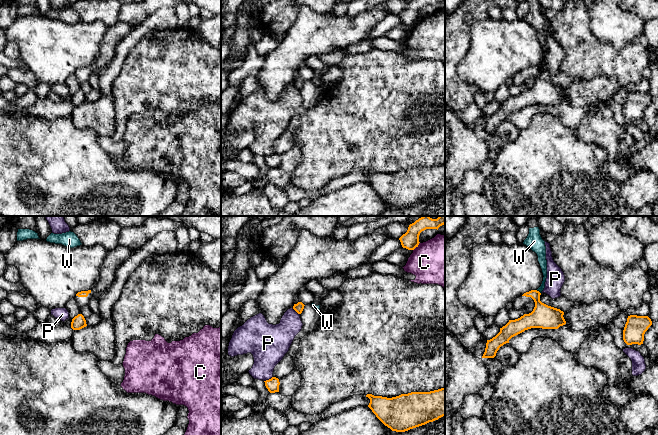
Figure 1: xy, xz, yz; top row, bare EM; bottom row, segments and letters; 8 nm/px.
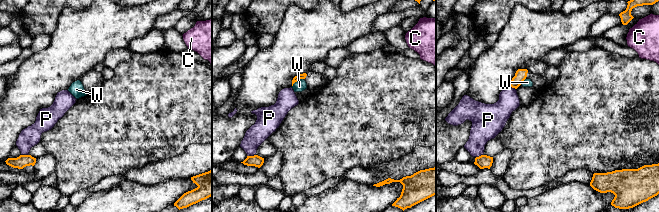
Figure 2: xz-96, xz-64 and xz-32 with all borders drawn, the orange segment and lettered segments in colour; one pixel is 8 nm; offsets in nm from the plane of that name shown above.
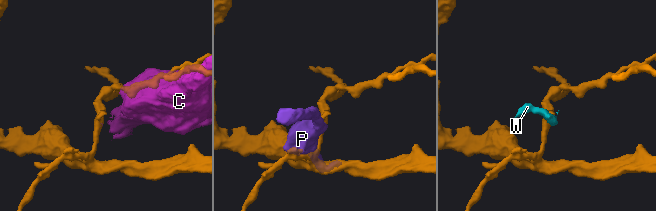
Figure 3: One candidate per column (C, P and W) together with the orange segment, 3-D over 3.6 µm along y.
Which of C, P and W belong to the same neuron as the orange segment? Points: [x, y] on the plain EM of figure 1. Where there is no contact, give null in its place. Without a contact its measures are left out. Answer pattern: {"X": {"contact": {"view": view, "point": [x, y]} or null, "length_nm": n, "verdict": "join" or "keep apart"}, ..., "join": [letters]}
{"C": {"contact": {"view": "xz", "point": [417, 22]}, "length_nm": 90, "verdict": "keep apart"}, "P": {"contact": {"view": "xz", "point": [269, 155]}, "length_nm": 80, "verdict": "keep apart"}, "W": {"contact": {"view": "yz", "point": [538, 67]}, "length_nm": 50, "verdict": "keep apart"}, "join": []}

